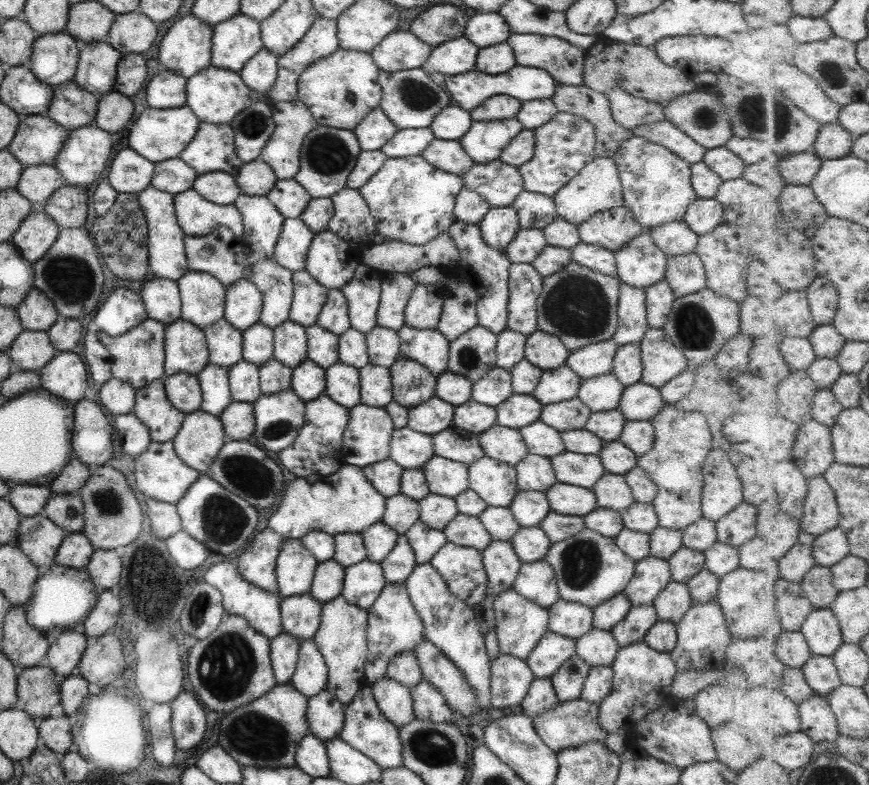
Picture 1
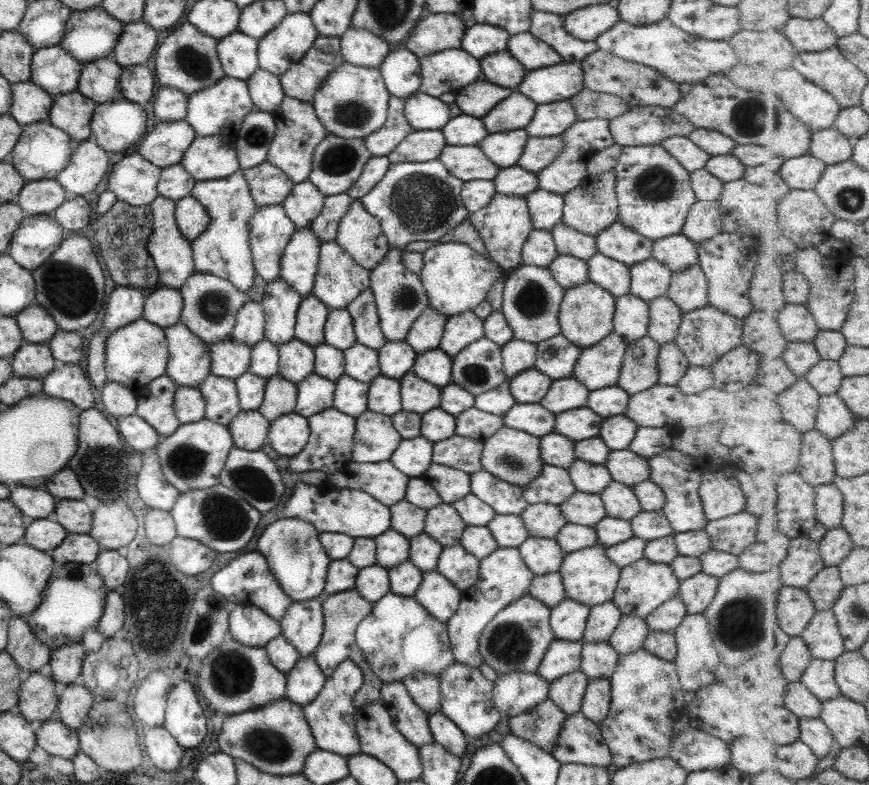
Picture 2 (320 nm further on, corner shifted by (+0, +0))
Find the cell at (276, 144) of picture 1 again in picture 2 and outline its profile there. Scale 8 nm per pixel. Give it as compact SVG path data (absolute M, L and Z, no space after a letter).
M284 96L281 104L271 112L274 120L274 135L268 146L265 160L283 172L294 184L304 182L308 178L311 173L313 151L327 135L313 109L309 102Z

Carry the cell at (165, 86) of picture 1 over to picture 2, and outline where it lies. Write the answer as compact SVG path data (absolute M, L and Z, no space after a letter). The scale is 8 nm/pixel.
M160 86L153 99L155 121L184 120L187 112L187 95L175 88Z

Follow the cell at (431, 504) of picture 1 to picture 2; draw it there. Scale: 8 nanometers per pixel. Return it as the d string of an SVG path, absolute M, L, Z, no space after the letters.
M441 503L426 511L423 533L430 535L442 547L459 545L466 524L450 505Z

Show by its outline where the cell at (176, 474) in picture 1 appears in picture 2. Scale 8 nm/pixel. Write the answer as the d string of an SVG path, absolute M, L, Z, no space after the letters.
M154 452L142 459L135 486L139 498L149 509L169 512L179 496L178 490L163 478Z

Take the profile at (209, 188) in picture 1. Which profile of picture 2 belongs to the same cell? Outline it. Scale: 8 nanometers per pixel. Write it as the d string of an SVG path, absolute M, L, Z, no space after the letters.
M237 171L225 178L197 181L190 196L205 208L209 224L197 239L190 241L194 269L224 278L239 292L246 293L253 284L255 269L249 242L249 221L256 211L245 177Z

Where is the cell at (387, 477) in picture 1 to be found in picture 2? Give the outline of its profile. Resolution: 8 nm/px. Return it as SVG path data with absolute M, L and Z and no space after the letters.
M388 460L375 463L351 461L330 476L338 488L362 490L383 506L393 506L404 500L408 476L401 474Z

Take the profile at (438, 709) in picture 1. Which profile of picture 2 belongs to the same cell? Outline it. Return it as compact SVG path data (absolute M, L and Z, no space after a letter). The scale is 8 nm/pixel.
M440 711L427 718L432 739L447 752L455 756L463 756L465 752L465 736L455 724L451 723Z

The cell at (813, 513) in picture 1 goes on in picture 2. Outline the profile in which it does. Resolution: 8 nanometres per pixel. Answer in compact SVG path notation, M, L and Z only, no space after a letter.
M835 483L815 486L818 521L827 530L842 526L846 502L842 490Z

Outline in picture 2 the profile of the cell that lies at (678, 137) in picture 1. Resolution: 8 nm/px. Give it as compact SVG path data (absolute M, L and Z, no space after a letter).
M671 136L663 139L659 145L661 145L671 157L675 158L675 161L679 163L688 174L704 169L705 163L707 163L707 160L710 158L687 137Z

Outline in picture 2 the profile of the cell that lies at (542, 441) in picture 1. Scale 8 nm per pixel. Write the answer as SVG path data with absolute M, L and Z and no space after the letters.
M551 432L539 438L539 452L542 463L558 466L568 470L576 459L573 449L574 442L564 438L561 434Z

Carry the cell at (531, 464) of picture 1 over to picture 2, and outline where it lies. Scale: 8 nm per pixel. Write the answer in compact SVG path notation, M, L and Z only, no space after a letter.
M544 464L539 476L523 487L522 495L528 504L541 502L558 506L575 491L568 470Z

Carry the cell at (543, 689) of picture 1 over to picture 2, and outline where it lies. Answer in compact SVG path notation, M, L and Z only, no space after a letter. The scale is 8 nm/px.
M546 699L525 713L510 717L510 734L522 738L545 752L556 745L559 731L564 725L566 715L551 701Z

